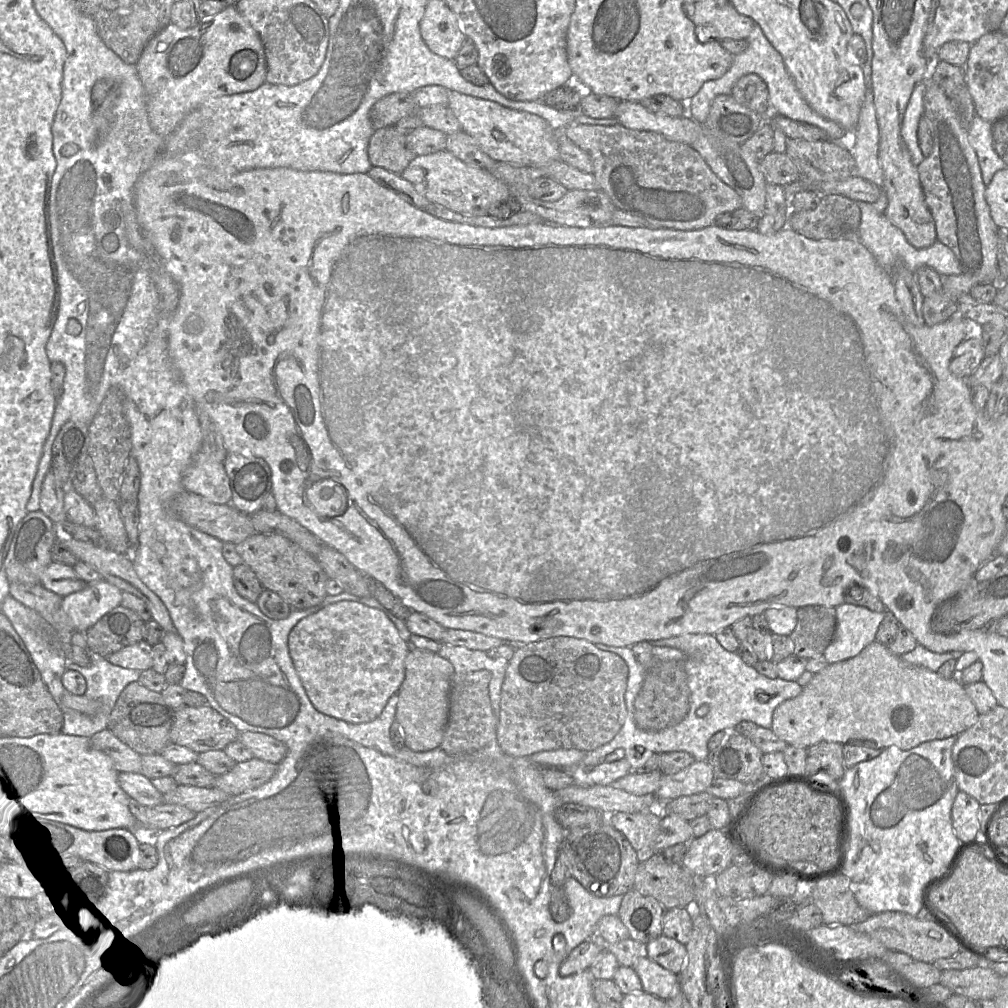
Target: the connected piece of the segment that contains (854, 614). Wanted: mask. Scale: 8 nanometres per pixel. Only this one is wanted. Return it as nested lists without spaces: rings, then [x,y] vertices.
[[[846,602],[835,609],[834,638],[823,653],[829,664],[858,655],[868,644],[876,640],[876,632],[885,616],[884,612],[874,612]]]

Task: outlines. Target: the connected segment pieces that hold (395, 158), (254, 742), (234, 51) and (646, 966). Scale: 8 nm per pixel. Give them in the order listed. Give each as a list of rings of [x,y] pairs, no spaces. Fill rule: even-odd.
[[[394,126],[374,130],[368,145],[372,166],[400,175],[417,156],[407,147],[406,133]]]
[[[240,732],[237,740],[249,748],[253,757],[278,764],[287,753],[285,744],[272,736],[258,732]]]
[[[235,5],[189,29],[170,23],[148,41],[135,66],[145,90],[150,125],[163,138],[171,135],[190,112],[207,100],[256,90],[266,82],[267,72],[263,43]]]
[[[642,955],[632,968],[642,982],[644,992],[663,1000],[668,1000],[680,992],[678,975],[650,960],[646,955]]]

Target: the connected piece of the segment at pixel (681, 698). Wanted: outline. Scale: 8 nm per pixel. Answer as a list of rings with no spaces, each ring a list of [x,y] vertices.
[[[651,641],[631,646],[635,659],[645,668],[646,676],[634,702],[636,725],[645,731],[656,732],[682,722],[690,709],[690,689],[683,662],[658,659],[653,653]]]

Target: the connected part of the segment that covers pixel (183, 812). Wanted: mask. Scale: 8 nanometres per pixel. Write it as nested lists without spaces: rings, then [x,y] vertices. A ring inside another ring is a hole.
[[[160,804],[155,807],[147,808],[146,823],[138,823],[149,831],[158,833],[170,828],[178,827],[196,816],[196,812],[174,804]]]

